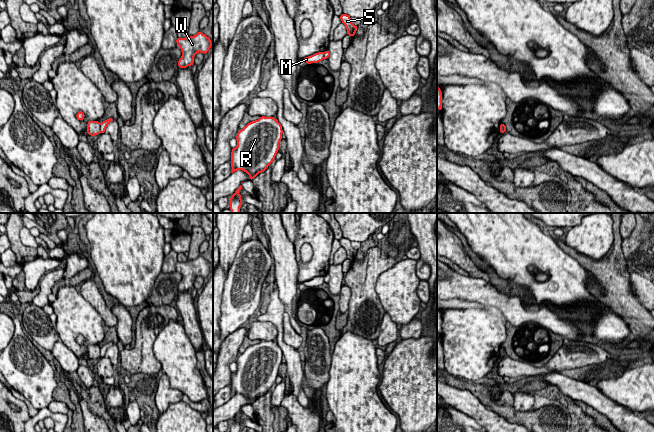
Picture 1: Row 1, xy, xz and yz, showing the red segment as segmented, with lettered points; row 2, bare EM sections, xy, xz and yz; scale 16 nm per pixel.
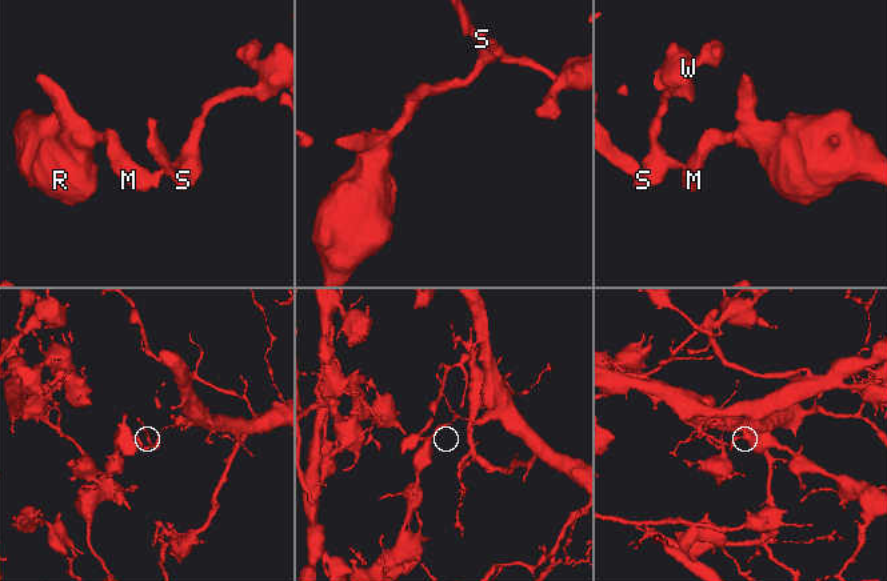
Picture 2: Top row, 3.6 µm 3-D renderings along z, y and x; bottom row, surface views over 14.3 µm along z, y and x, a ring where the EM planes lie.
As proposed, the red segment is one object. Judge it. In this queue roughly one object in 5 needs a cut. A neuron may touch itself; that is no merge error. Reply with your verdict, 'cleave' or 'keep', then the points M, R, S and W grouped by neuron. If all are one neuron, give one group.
cleave | M R / S W

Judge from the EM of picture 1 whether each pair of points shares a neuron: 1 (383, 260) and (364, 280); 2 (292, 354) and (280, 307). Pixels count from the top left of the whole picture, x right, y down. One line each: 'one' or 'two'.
1: one
2: one

